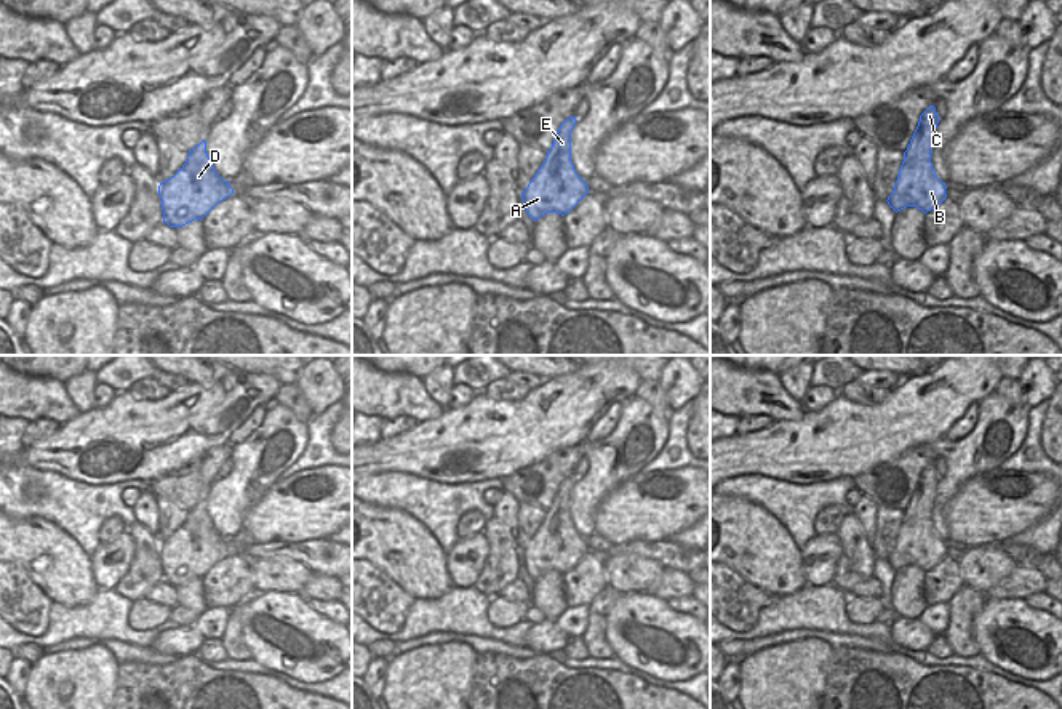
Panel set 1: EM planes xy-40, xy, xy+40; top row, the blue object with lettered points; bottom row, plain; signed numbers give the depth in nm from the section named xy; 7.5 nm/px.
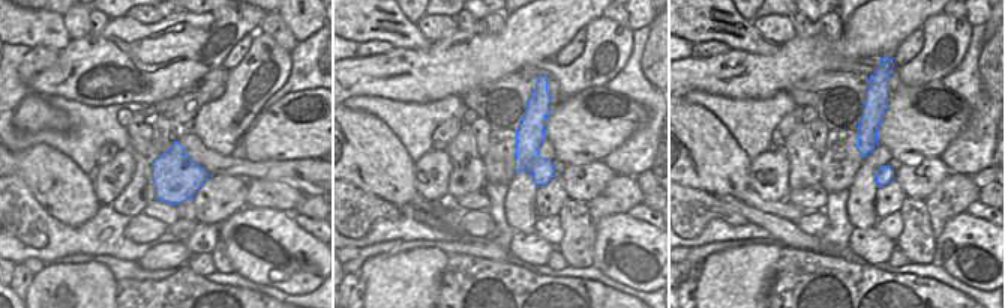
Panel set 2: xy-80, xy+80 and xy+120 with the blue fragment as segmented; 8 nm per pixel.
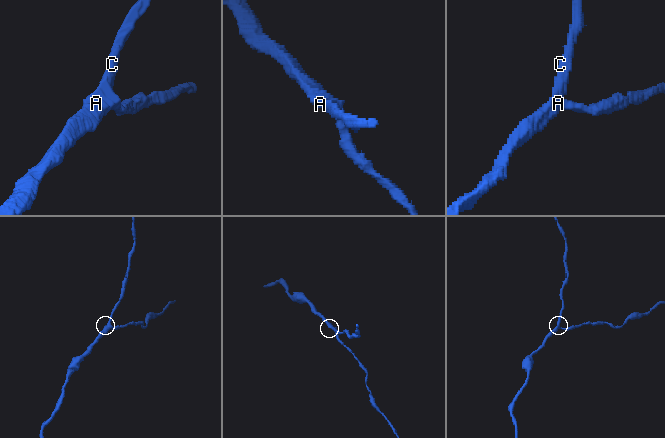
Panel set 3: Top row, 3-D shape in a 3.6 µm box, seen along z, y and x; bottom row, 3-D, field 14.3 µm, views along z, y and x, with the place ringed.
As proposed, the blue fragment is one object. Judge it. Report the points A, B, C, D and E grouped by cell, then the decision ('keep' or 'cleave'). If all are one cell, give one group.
groups A B C D E; keep

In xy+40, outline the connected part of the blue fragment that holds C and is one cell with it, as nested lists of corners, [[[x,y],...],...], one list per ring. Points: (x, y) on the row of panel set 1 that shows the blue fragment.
[[[934,106],[920,115],[918,126],[904,152],[894,190],[886,200],[896,213],[907,206],[916,206],[926,214],[947,197],[947,186],[937,178],[931,163],[939,120]]]

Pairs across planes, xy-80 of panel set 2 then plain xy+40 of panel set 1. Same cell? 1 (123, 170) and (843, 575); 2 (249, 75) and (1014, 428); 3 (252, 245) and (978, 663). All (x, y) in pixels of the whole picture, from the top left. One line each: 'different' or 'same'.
1: different
2: same
3: different

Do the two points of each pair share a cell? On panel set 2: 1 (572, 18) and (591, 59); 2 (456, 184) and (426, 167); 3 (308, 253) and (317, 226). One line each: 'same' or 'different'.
1: different
2: different
3: different

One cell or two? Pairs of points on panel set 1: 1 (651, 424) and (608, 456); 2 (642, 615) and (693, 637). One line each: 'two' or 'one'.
1: one
2: one

